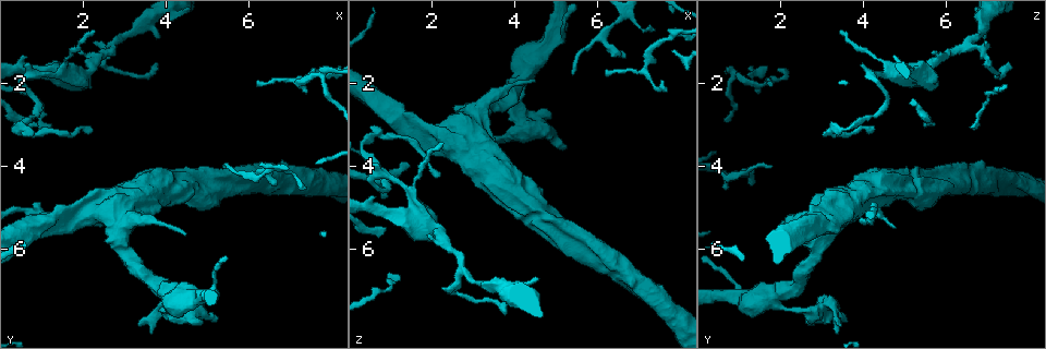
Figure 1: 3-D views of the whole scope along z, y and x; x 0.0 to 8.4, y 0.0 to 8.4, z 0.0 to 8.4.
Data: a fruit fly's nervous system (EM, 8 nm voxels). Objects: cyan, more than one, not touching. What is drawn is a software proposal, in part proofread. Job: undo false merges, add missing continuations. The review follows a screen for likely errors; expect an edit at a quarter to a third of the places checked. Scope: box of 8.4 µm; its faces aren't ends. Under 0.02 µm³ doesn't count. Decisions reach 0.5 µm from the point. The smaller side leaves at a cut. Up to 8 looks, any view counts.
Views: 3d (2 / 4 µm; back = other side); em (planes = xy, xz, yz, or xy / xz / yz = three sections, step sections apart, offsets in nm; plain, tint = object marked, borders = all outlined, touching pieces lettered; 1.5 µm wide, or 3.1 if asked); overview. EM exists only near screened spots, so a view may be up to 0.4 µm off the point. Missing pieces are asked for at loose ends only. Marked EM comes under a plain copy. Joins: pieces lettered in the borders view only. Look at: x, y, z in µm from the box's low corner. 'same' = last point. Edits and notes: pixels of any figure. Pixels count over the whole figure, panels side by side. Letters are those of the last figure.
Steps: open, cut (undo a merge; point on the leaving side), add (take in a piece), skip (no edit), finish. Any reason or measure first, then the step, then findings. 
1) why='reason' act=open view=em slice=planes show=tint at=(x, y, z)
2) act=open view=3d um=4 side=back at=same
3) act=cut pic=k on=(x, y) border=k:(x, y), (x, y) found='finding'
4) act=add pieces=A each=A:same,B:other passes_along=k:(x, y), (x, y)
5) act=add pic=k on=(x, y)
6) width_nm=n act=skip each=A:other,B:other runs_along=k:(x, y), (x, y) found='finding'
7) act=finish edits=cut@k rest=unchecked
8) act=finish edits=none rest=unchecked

why='thin end' act=open view=em slice=xy step=4 show=tint at=(7.40, 4.55, 0.75)

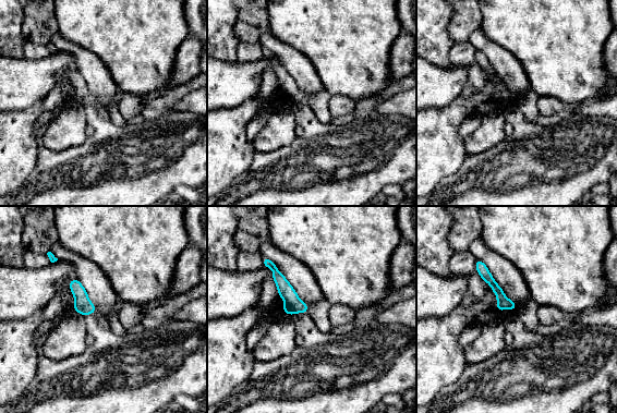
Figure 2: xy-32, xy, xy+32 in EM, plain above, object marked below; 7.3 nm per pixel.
act=open view=em slice=xy step=4 show=borders at=same

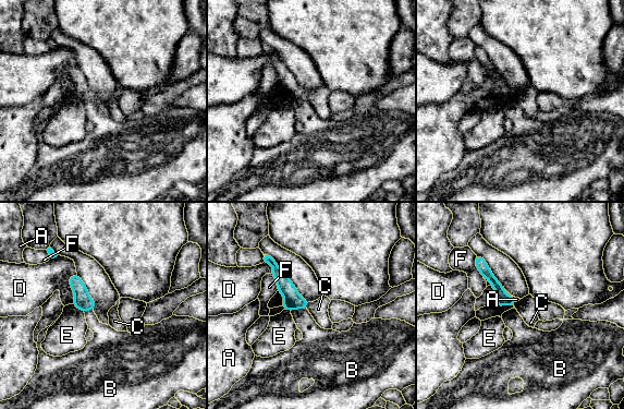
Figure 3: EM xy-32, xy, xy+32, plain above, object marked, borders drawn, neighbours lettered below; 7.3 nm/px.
longest_contact=D:220nm act=skip each=A:other,B:other,C:other,D:other,E:other,F:other runs_along=3:(268, 259), (284, 286), (304, 305) found='none of them fits'

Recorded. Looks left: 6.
why='free end' act=open view=3d um=4 at=(5.25, 7.75, 3.55)

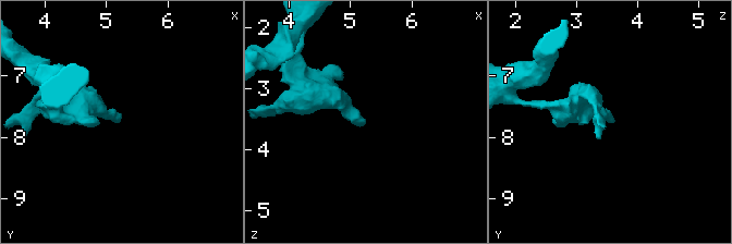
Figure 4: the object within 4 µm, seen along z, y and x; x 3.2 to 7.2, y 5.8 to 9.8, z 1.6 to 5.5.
why='shape alone is not enough' act=open view=em slice=planes show=borders at=(5.20, 7.75, 3.60)

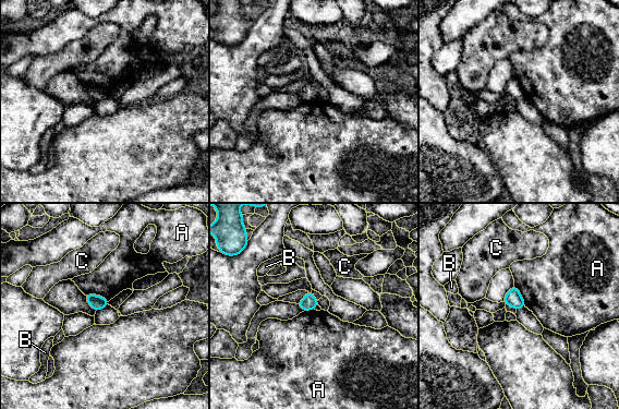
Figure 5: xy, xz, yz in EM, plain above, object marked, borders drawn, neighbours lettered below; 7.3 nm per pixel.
act=skip each=A:other,B:other,C:other border=5:(84, 293), (102, 296), (108, 301) found='none of them fits'

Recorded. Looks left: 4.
act=open view=3d um=2 at=(2.80, 1.05, 6.50)

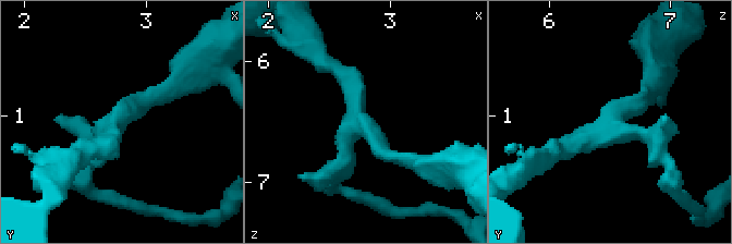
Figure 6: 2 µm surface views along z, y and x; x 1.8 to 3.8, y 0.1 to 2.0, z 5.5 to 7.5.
why='shape alone is not enough' act=open view=em slice=planes show=borders at=(2.76, 1.08, 6.50)

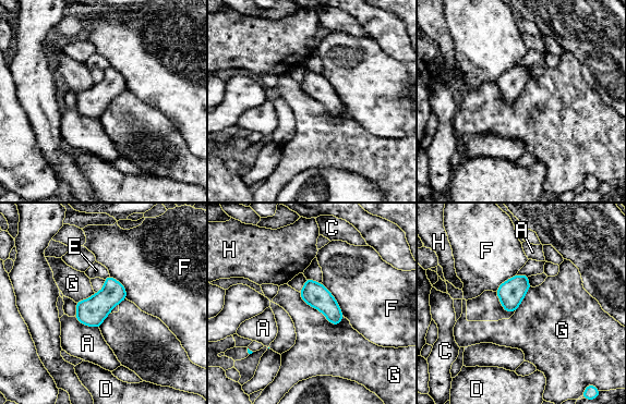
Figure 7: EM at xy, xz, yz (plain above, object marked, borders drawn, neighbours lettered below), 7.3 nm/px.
act=skip each=A:other,C:other,D:other,E:other,F:other,G:other,H:other border=7:(298, 292), (332, 323), (341, 322) found='all the same cell'

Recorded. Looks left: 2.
act=finish edits=none rest=unchecked

